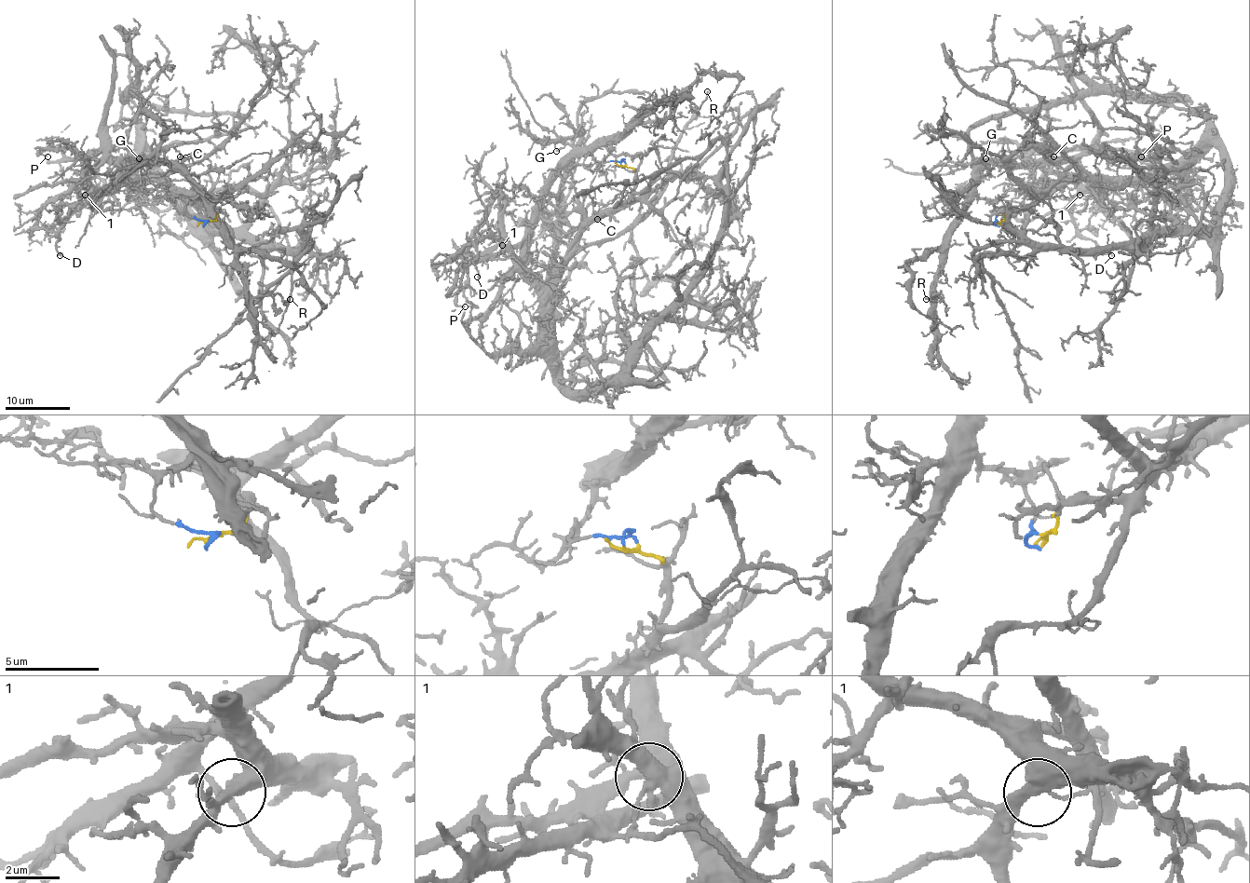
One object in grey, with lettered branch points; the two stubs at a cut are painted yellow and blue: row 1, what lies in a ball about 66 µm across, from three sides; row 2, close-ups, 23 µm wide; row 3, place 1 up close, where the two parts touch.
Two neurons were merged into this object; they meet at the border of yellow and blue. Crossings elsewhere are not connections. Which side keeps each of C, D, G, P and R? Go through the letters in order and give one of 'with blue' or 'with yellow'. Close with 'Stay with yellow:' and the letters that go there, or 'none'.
C: with blue
D: with yellow
G: with blue
P: with yellow
R: with blue
Stay with yellow: D, P

